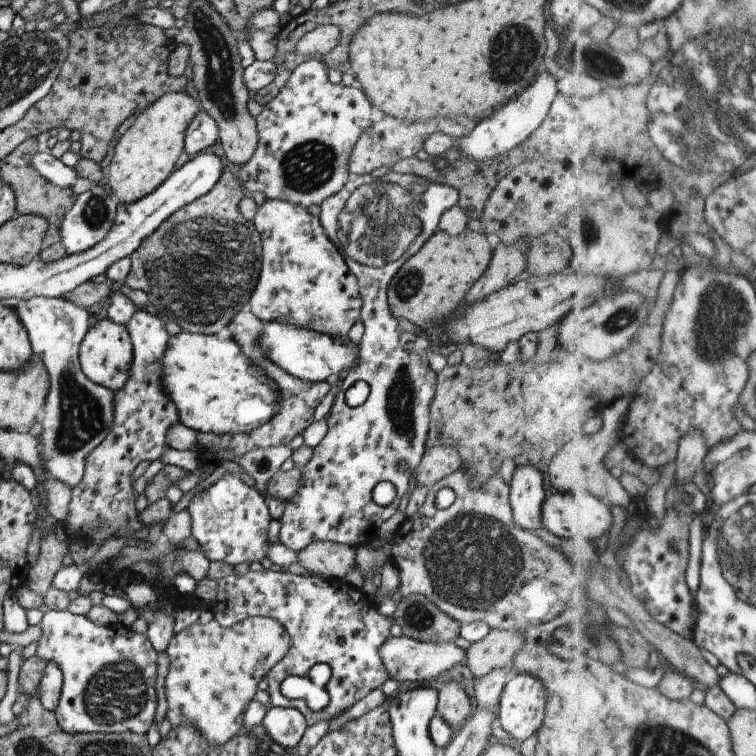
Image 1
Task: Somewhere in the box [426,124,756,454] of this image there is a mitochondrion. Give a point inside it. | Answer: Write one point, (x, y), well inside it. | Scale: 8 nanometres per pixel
(721, 311)

